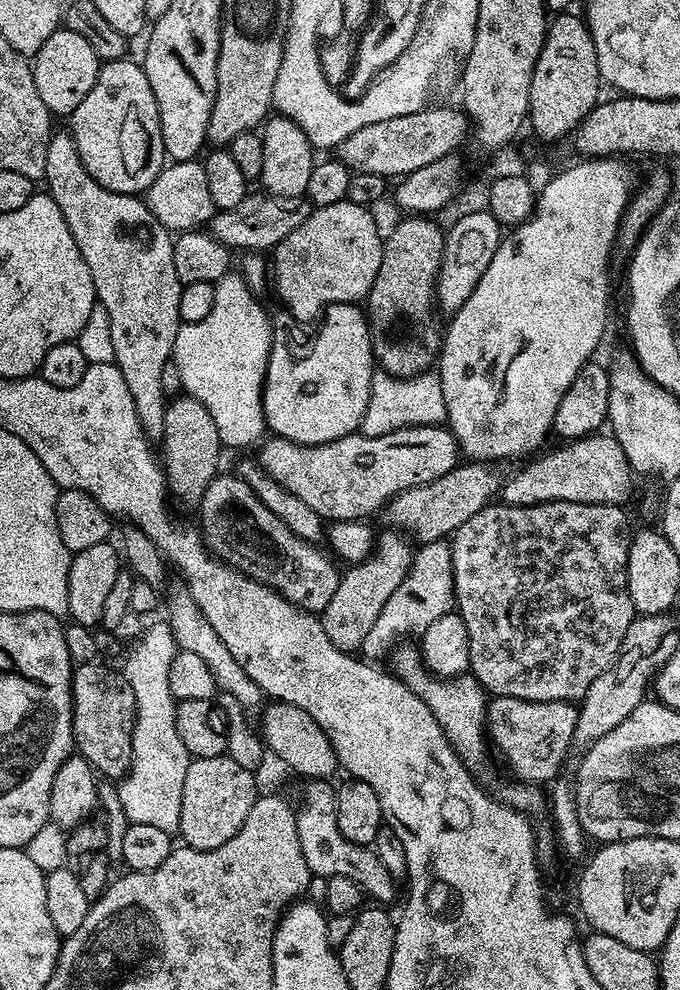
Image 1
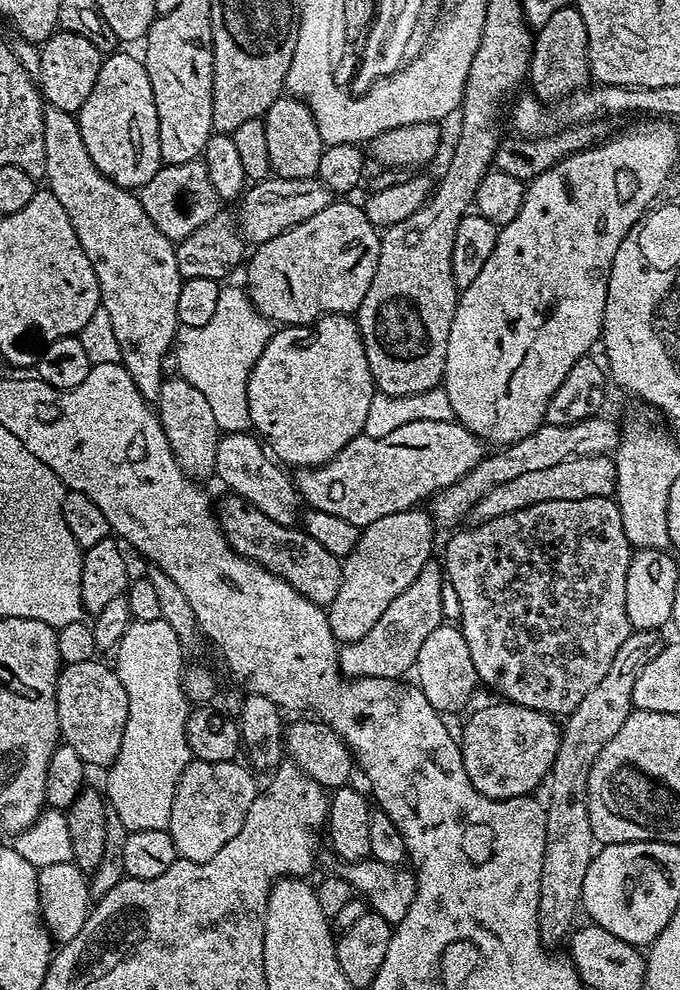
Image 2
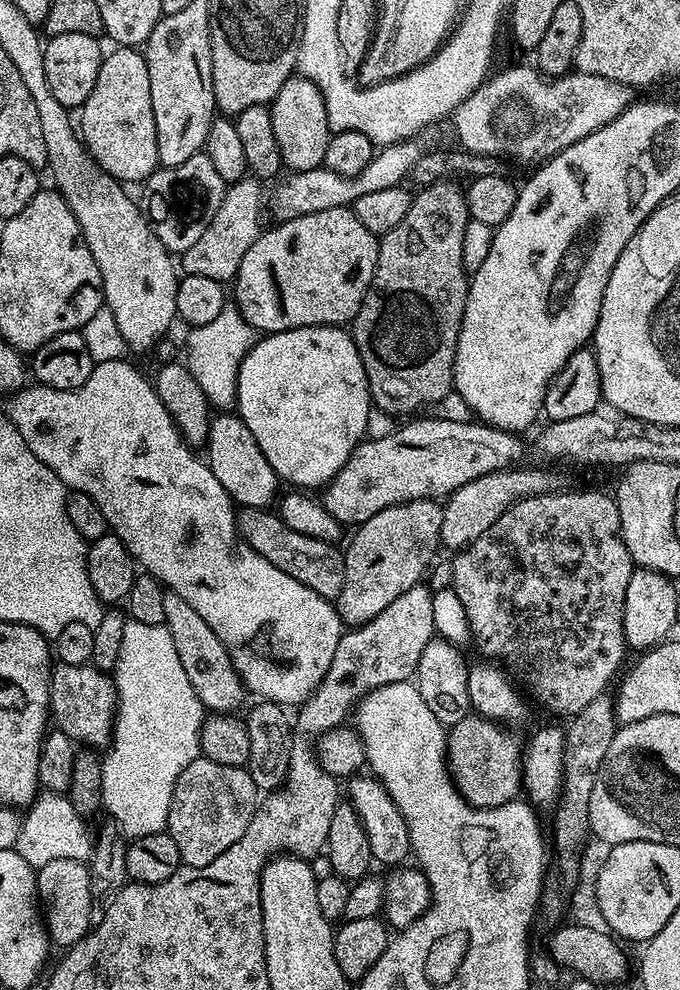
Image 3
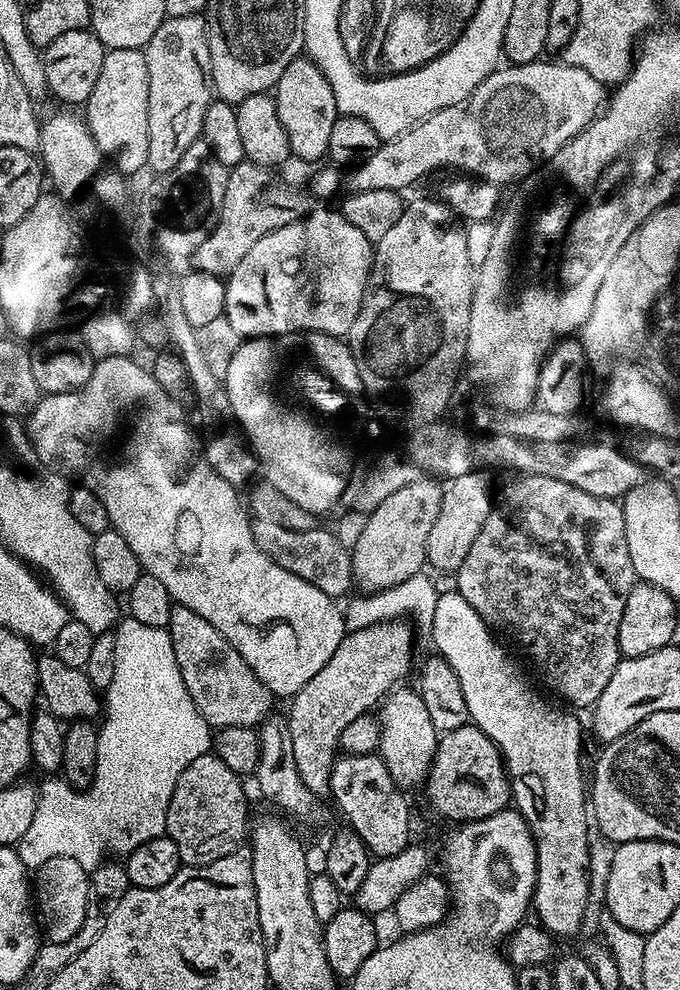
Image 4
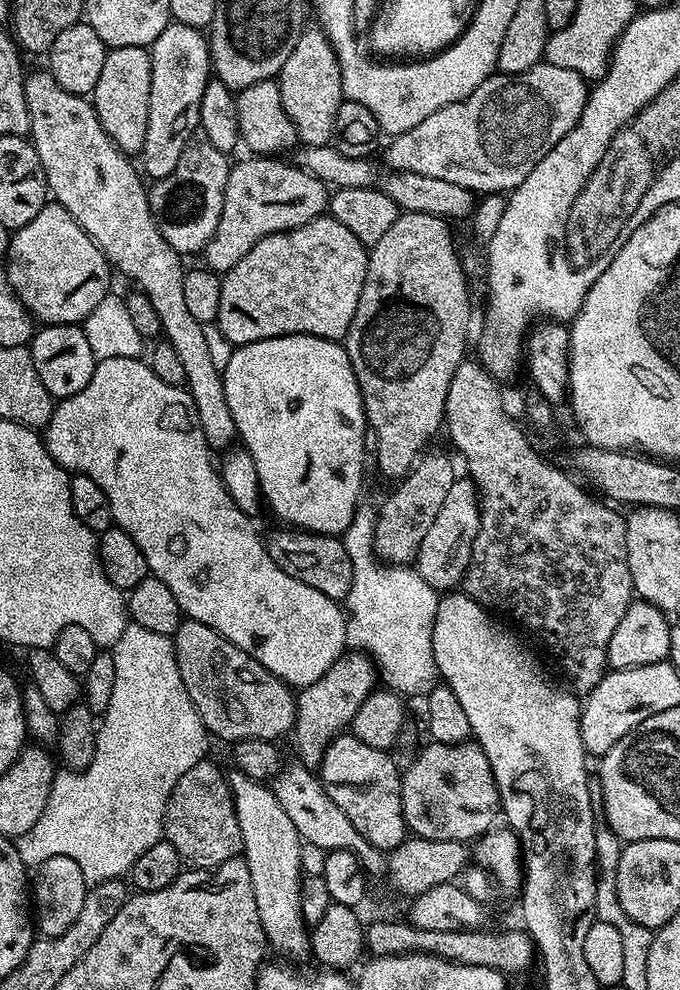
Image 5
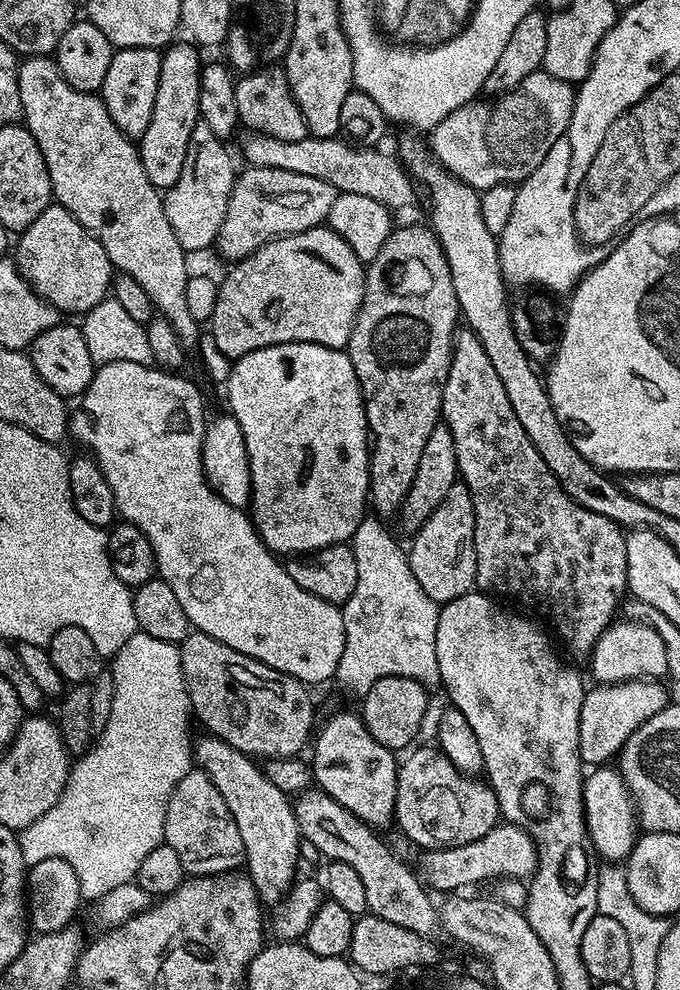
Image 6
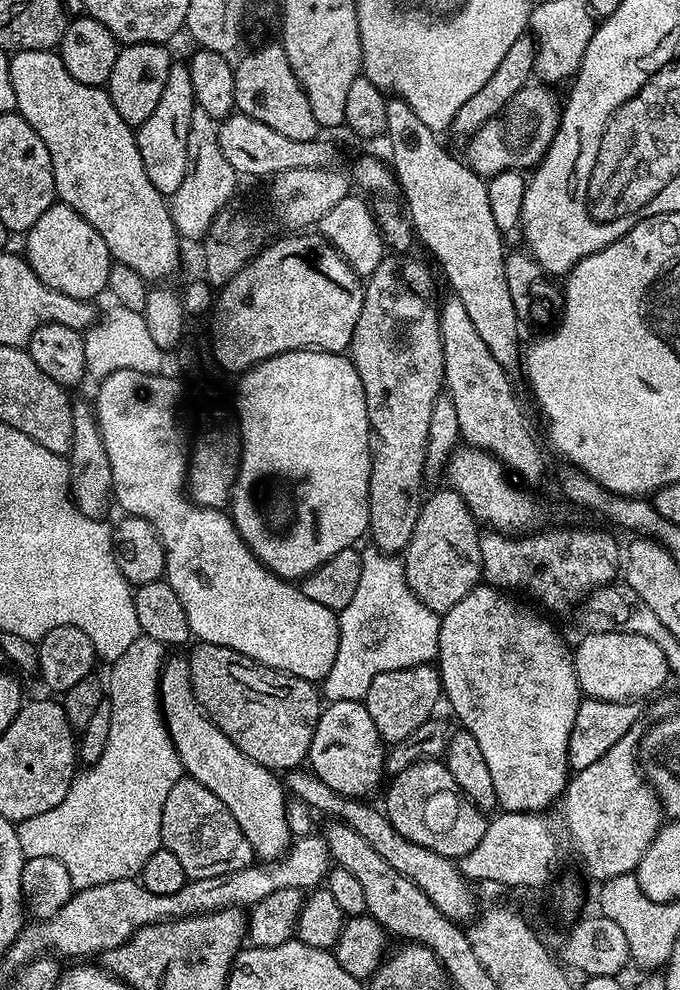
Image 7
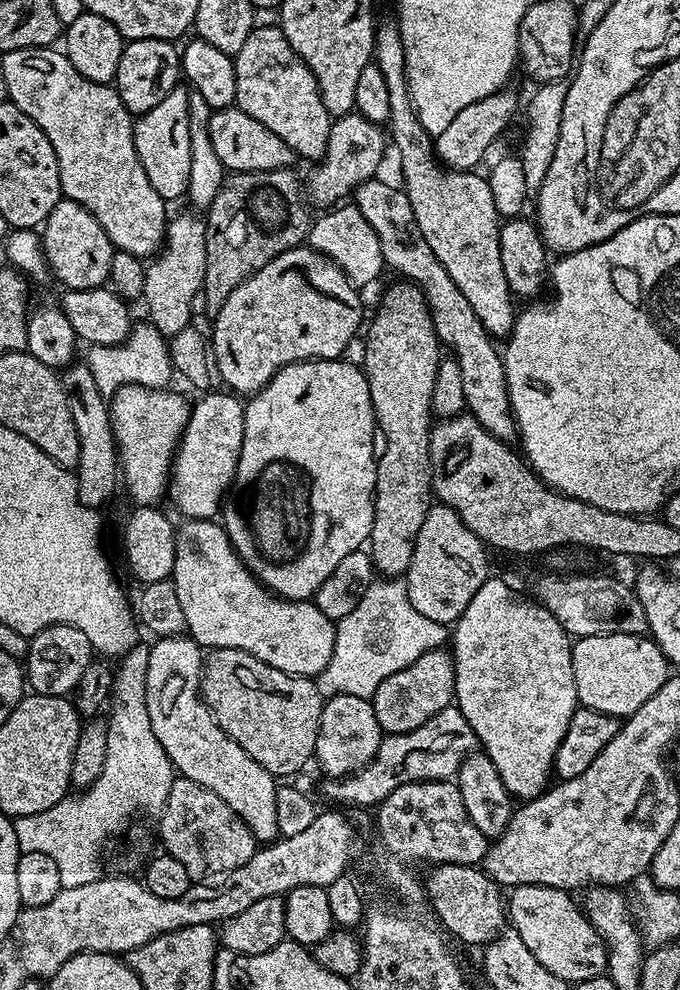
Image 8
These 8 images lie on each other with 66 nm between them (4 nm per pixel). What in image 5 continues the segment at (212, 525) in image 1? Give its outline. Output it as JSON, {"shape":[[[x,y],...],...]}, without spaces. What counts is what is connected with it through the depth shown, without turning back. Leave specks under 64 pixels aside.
{"shape":[[[284,530],[267,537],[268,553],[270,558],[286,574],[298,578],[298,582],[306,582],[306,586],[314,586],[318,594],[326,594],[326,598],[337,602],[347,601],[350,586],[354,578],[352,559],[346,554],[343,539],[334,536],[320,536],[317,532],[303,530]]]}

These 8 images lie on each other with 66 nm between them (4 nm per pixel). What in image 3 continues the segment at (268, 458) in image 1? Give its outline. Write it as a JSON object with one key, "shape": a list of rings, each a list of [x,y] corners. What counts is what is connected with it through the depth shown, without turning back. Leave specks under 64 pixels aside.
{"shape":[[[429,415],[429,420],[412,418],[401,426],[393,427],[386,438],[367,438],[350,454],[350,458],[334,474],[322,492],[324,509],[336,519],[341,526],[359,526],[367,519],[374,517],[387,507],[398,506],[411,500],[436,500],[446,498],[458,486],[466,486],[466,482],[474,482],[474,478],[482,478],[491,472],[502,472],[519,465],[524,456],[524,444],[521,437],[514,432],[503,432],[500,428],[492,428],[483,422],[450,422],[441,420],[439,416]]]}

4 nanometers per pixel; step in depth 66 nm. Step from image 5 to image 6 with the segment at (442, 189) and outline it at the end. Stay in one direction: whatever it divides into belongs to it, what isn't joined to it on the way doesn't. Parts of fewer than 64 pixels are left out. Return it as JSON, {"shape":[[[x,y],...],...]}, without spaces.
{"shape":[[[245,131],[243,135],[240,152],[244,155],[245,165],[290,170],[290,174],[322,178],[322,182],[330,182],[337,193],[366,194],[366,198],[382,202],[389,210],[408,208],[416,200],[417,185],[391,151],[380,152],[379,147],[362,148],[344,138],[318,138],[309,135],[298,142],[282,142],[282,138],[270,138],[261,132]]]}

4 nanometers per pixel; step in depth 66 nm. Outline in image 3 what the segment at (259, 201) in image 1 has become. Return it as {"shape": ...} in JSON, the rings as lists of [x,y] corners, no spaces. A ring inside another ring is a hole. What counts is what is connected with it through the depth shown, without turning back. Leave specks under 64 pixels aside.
{"shape":[[[415,139],[399,140],[397,144],[385,144],[373,155],[372,161],[363,168],[362,174],[343,176],[334,174],[334,170],[323,166],[314,170],[302,170],[291,173],[287,178],[281,179],[273,192],[266,200],[269,213],[276,215],[277,221],[298,218],[302,214],[318,214],[318,210],[331,208],[347,208],[362,194],[370,194],[373,190],[386,190],[403,185],[409,179],[411,167],[418,162],[422,148],[416,145]],[[284,180],[284,181],[283,181]]]}

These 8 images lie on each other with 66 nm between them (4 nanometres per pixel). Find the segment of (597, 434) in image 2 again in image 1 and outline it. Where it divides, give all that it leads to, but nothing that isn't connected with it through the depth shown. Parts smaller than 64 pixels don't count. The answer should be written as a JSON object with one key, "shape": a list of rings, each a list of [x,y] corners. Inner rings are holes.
{"shape":[[[460,462],[440,480],[398,494],[383,509],[385,525],[407,534],[413,541],[429,544],[459,533],[478,510],[489,507],[504,487],[506,472],[496,462]],[[493,499],[493,500],[492,500]],[[451,532],[456,532],[452,533]],[[416,539],[416,540],[415,540]]]}

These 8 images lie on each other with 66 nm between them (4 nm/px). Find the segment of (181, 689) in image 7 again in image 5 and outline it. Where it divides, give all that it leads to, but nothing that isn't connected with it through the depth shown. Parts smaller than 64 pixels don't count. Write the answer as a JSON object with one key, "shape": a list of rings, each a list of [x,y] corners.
{"shape":[[[239,770],[233,771],[228,776],[228,785],[232,788],[232,801],[238,814],[238,826],[242,830],[242,859],[248,863],[250,870],[250,882],[254,882],[254,902],[258,902],[258,918],[262,930],[268,939],[268,947],[274,953],[281,952],[281,957],[292,962],[300,962],[310,952],[310,932],[304,923],[302,914],[302,902],[300,901],[300,885],[302,883],[302,871],[299,862],[299,850],[301,846],[298,830],[294,830],[294,822],[282,810],[281,803],[272,793],[267,783],[252,780],[247,774]]]}

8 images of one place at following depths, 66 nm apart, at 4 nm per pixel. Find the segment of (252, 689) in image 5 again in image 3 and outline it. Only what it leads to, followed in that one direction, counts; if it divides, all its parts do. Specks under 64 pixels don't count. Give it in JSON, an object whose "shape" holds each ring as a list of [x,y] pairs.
{"shape":[[[165,591],[162,603],[166,613],[163,624],[170,630],[174,650],[182,661],[182,670],[186,670],[186,678],[190,678],[190,686],[194,686],[194,694],[198,694],[209,713],[239,713],[239,708],[245,707],[246,689],[218,634],[214,634],[214,630],[210,630],[205,620],[190,607],[190,602],[178,598],[178,594]]]}

